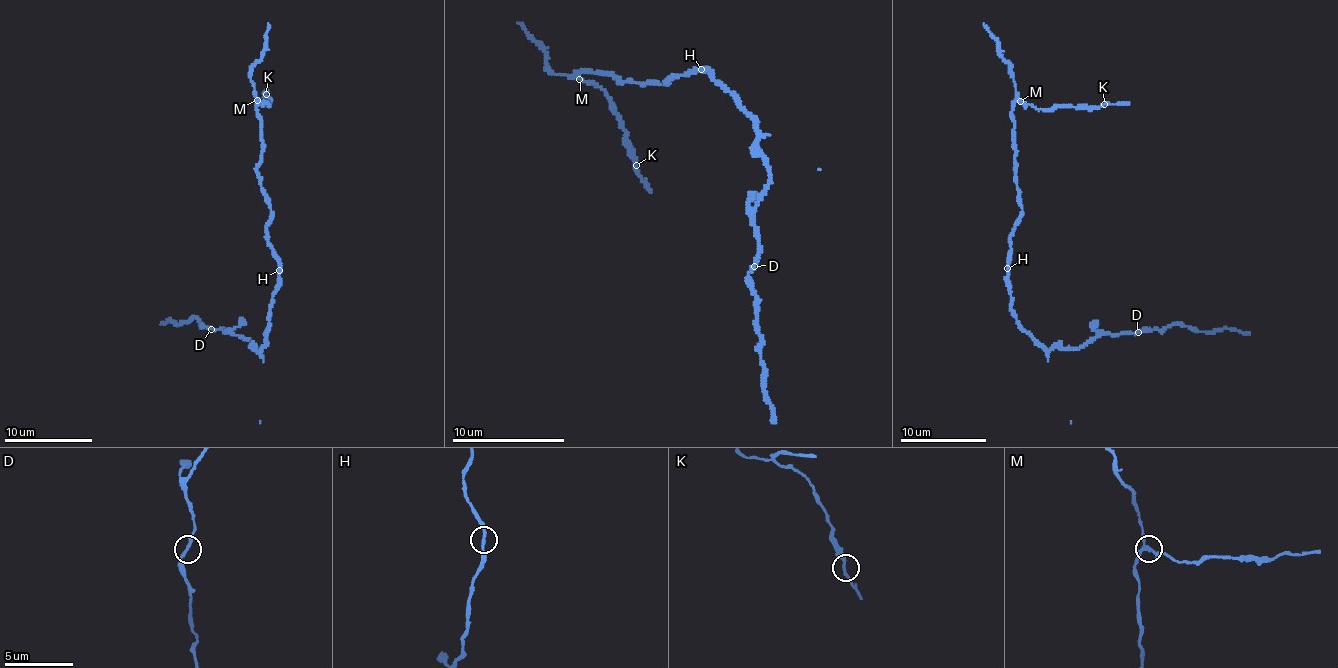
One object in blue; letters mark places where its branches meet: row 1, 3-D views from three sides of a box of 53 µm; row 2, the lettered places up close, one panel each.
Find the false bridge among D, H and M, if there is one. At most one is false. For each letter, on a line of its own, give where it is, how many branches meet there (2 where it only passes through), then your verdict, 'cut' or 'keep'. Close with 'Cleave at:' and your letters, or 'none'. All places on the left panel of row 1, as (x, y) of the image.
D: place (211, 329); branches 2; keep
H: place (279, 270); branches 2; keep
M: place (257, 100); branches 3; cut
Cleave at: M

